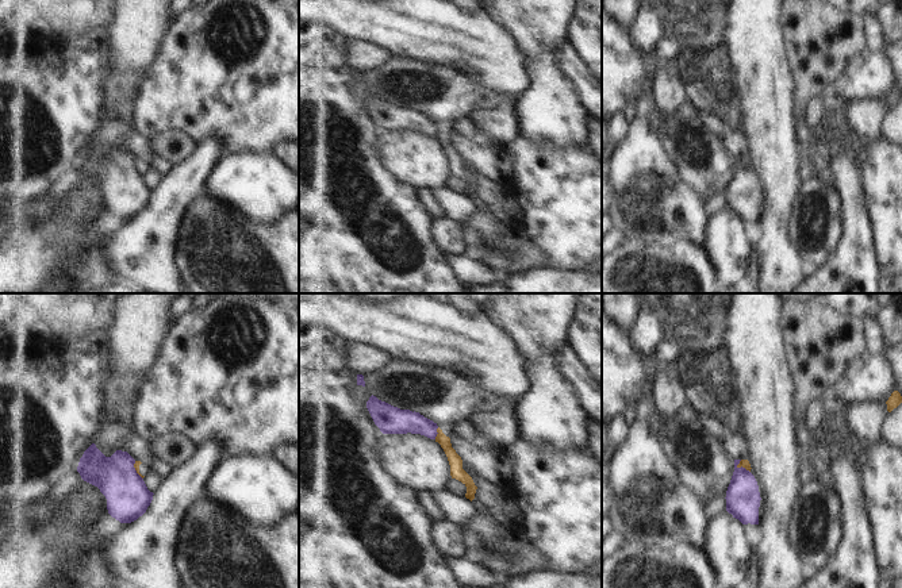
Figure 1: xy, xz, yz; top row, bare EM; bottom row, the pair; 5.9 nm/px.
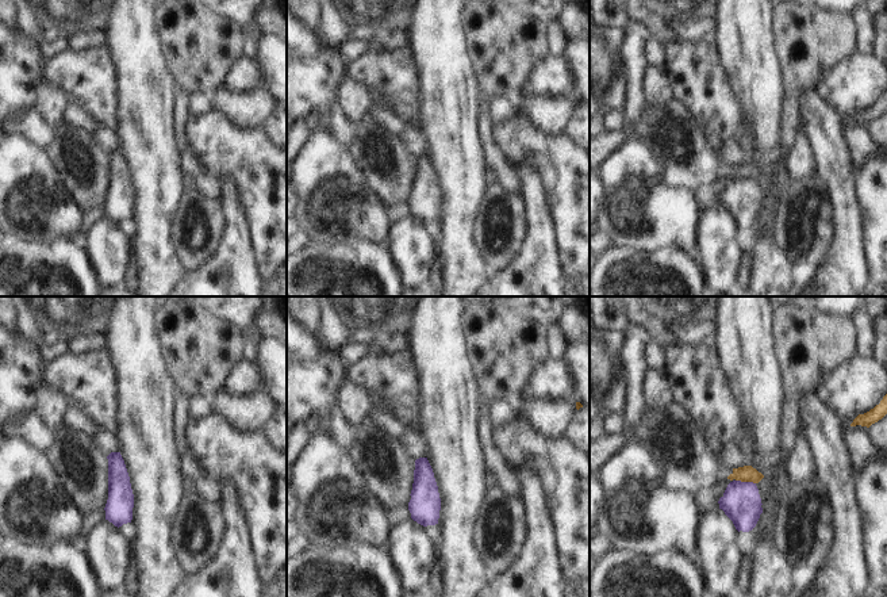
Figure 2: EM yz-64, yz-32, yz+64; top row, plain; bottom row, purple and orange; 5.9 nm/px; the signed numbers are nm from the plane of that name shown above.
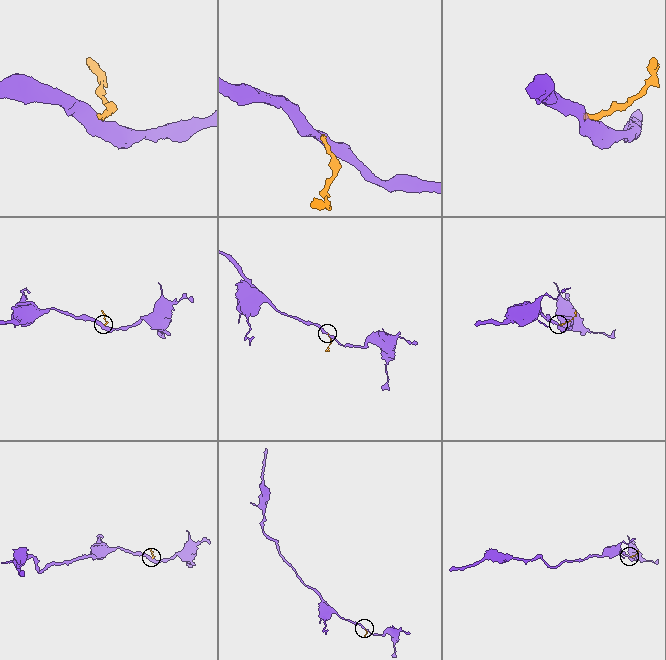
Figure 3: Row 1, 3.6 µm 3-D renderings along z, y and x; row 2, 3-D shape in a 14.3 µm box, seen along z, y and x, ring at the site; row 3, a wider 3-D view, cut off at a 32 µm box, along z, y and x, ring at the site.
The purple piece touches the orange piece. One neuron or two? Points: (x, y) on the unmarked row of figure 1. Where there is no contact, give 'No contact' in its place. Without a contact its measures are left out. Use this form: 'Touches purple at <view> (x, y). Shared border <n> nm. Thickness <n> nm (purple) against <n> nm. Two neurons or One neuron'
Touches purple at xz (437, 130). Shared border 80 nm. Thickness 150 nm (purple) against 80 nm. Two neurons.

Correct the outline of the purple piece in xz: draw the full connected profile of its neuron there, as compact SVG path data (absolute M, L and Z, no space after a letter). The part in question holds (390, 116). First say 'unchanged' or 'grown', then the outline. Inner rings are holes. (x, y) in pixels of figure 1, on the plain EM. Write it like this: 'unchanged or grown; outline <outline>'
unchanged; outline M371 93L366 99L366 105L383 131L421 131L430 137L437 134L437 120L425 115L419 109L400 107L385 99Z

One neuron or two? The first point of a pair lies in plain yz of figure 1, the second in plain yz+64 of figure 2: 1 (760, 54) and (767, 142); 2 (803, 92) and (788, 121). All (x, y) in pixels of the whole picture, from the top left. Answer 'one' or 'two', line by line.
1: one
2: one

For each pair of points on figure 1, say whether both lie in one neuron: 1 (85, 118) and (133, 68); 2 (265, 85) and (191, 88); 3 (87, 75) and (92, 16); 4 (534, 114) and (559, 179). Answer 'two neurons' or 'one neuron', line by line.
1: two neurons
2: one neuron
3: two neurons
4: two neurons

